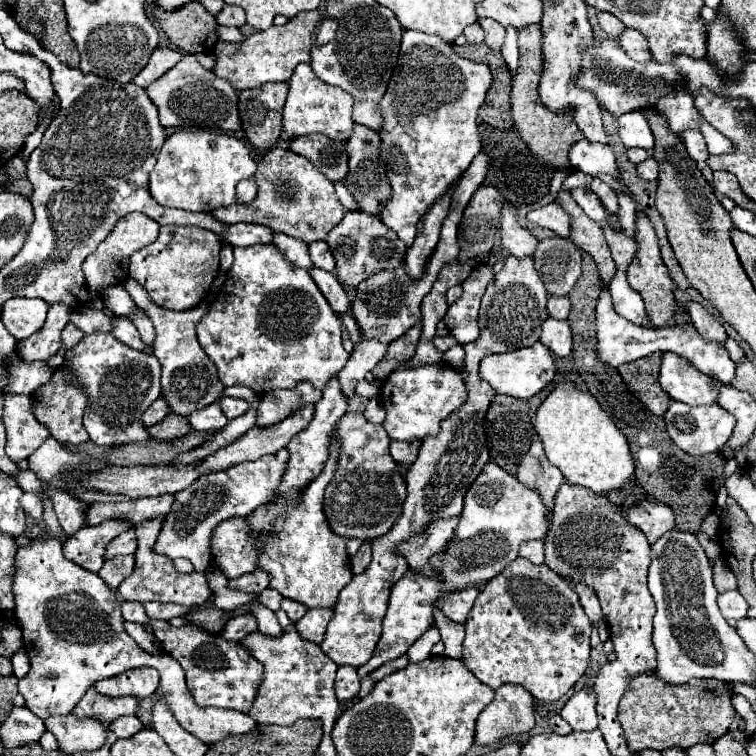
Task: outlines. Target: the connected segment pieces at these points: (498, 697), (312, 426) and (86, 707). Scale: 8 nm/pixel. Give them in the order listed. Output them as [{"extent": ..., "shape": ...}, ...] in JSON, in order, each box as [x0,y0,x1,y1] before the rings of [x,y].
[{"extent":[475,683,535,745],"shape":[[[511,683],[501,685],[499,689],[495,689],[493,701],[483,709],[483,713],[477,719],[475,741],[479,745],[491,745],[503,737],[527,733],[533,729],[533,725],[535,725],[535,711],[533,711],[533,697],[529,695],[529,691],[521,685],[511,685]]]},{"extent":[277,377,347,503],"shape":[[[337,377],[329,383],[329,389],[323,391],[323,397],[321,401],[315,405],[315,415],[311,419],[311,423],[307,425],[307,429],[303,429],[297,437],[293,437],[293,441],[287,445],[287,451],[291,453],[289,457],[289,465],[287,465],[287,471],[285,471],[285,477],[283,477],[283,483],[281,487],[277,489],[277,495],[285,495],[289,497],[289,501],[295,503],[299,491],[309,483],[313,481],[321,469],[323,469],[323,463],[327,461],[327,447],[329,447],[329,433],[333,431],[333,425],[337,425],[339,417],[347,413],[347,401],[345,397],[341,397],[341,387],[337,385]]]},{"extent":[73,689,137,723],"shape":[[[89,689],[77,703],[73,713],[77,717],[95,717],[103,723],[111,723],[117,717],[135,715],[137,707],[137,697],[101,697],[93,689]]]}]

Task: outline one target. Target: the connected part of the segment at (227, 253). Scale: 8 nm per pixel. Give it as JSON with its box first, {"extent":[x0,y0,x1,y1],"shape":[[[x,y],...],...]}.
{"extent":[220,242,234,272],"shape":[[[223,242],[223,249],[220,253],[220,270],[228,272],[234,262],[233,248],[226,242]]]}

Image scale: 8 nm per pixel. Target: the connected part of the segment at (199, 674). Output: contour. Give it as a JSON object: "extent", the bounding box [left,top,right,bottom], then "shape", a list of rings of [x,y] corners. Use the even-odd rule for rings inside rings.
{"extent":[121,601,265,713],"shape":[[[123,601],[121,604],[123,618],[129,622],[149,624],[153,627],[153,635],[161,641],[165,653],[181,663],[187,675],[187,687],[195,697],[195,703],[201,707],[223,707],[237,709],[241,713],[249,713],[253,701],[257,697],[265,667],[249,653],[249,649],[239,641],[227,641],[219,635],[197,629],[197,625],[189,623],[183,627],[173,627],[169,621],[150,619],[145,614],[142,603]]]}

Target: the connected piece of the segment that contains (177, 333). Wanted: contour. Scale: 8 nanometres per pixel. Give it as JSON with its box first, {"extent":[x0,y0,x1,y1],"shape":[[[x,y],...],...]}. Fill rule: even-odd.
{"extent":[123,279,223,417],"shape":[[[125,279],[123,287],[129,291],[133,301],[149,315],[149,319],[155,325],[157,337],[153,343],[153,355],[161,361],[161,367],[163,367],[161,389],[163,389],[163,397],[171,405],[171,411],[187,417],[193,409],[201,409],[201,407],[217,401],[221,397],[223,385],[217,381],[217,369],[209,361],[209,357],[205,357],[205,351],[201,349],[201,345],[195,337],[197,323],[207,313],[209,303],[215,299],[215,295],[209,295],[201,305],[197,305],[189,311],[177,313],[177,311],[169,311],[169,309],[161,309],[161,307],[153,305],[149,301],[149,295],[145,293],[145,289],[141,289],[141,285],[137,285],[137,281],[133,281],[133,279]]]}

